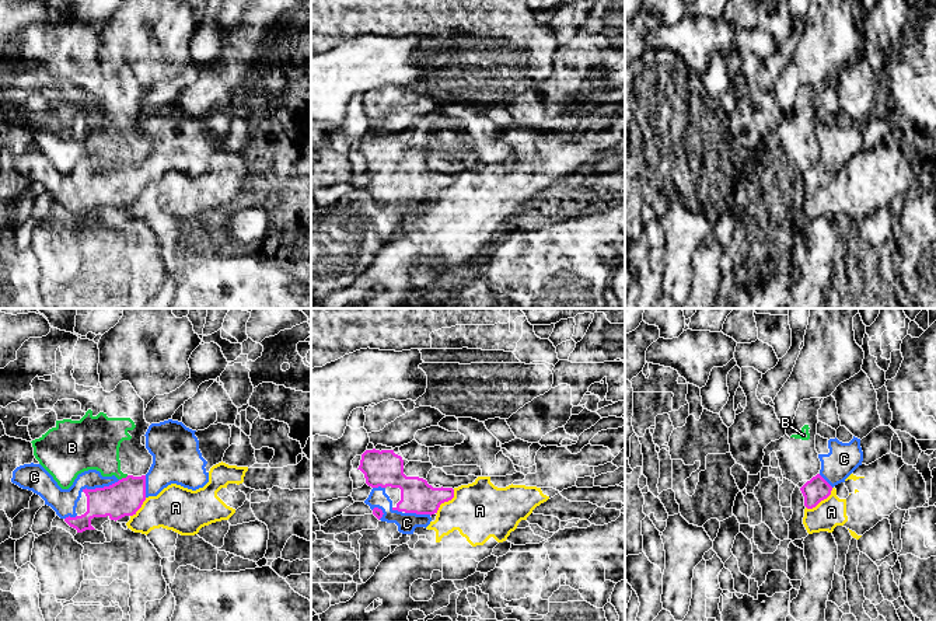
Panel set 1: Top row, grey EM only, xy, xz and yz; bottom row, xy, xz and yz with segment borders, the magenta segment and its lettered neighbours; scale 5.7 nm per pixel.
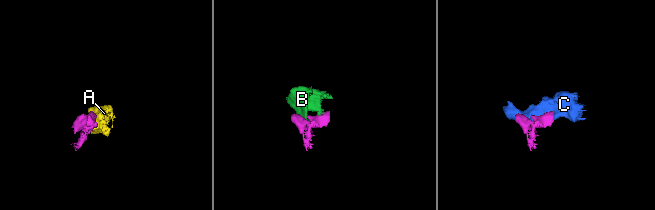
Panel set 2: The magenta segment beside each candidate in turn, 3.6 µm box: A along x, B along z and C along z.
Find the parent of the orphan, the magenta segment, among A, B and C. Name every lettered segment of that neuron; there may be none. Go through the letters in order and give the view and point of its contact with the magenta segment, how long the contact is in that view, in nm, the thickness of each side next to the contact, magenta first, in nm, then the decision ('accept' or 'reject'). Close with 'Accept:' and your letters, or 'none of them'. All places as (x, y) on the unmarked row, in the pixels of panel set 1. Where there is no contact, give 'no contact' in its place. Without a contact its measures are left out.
A: meets magenta in yz at (820, 187); contact 200 nm long; 140 nm thick on the magenta side, 170 nm on the other; reject
B: meets magenta in xy at (124, 164); contact 60 nm long; 200 nm thick on the magenta side, 280 nm on the other; reject
C: meets magenta in xy at (100, 174); contact 240 nm long; 200 nm thick on the magenta side, 150 nm on the other; accept
Accept: C

